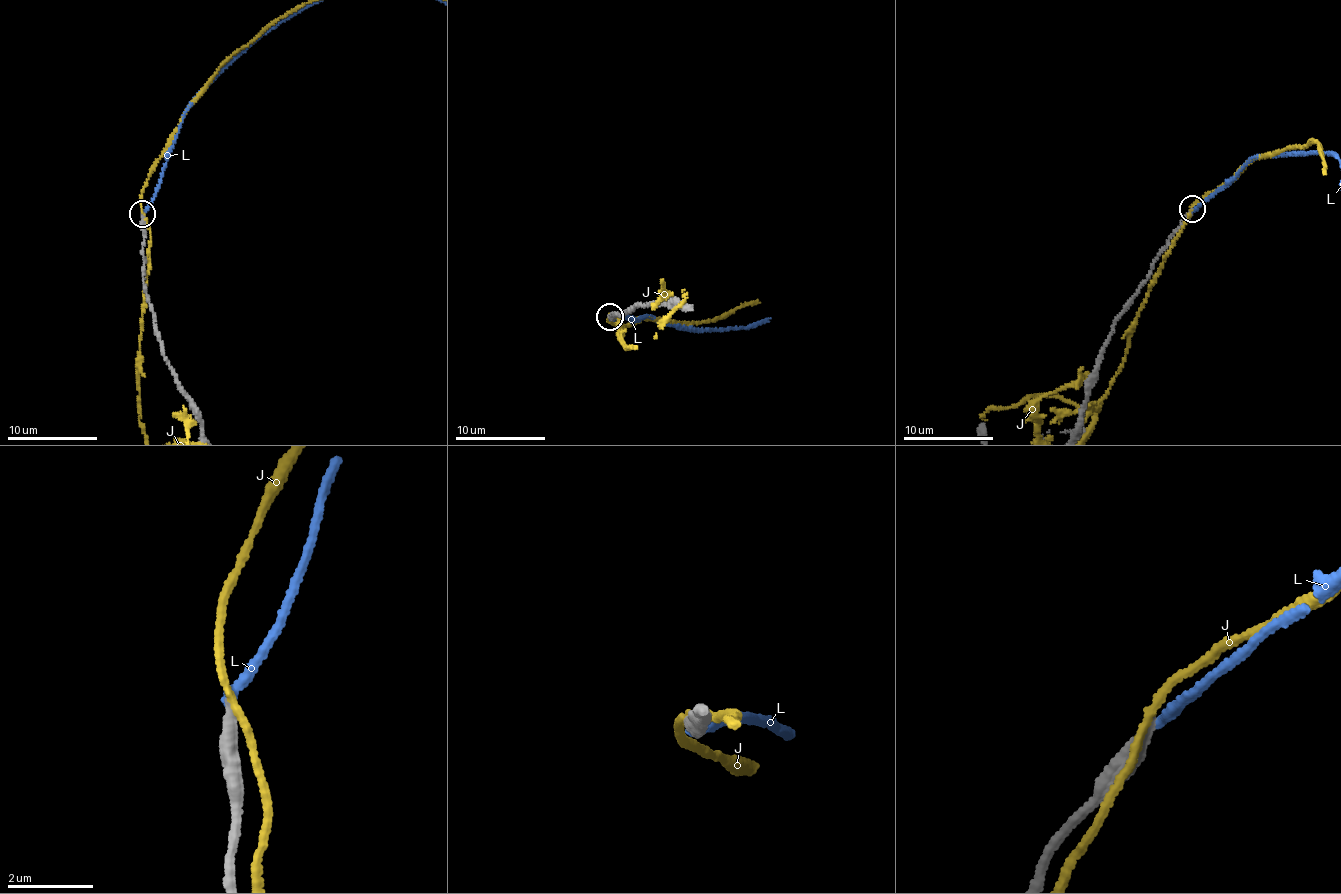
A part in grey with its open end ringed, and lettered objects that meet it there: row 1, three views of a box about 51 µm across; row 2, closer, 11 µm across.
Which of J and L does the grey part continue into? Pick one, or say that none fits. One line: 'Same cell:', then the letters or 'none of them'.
Same cell: none of them

